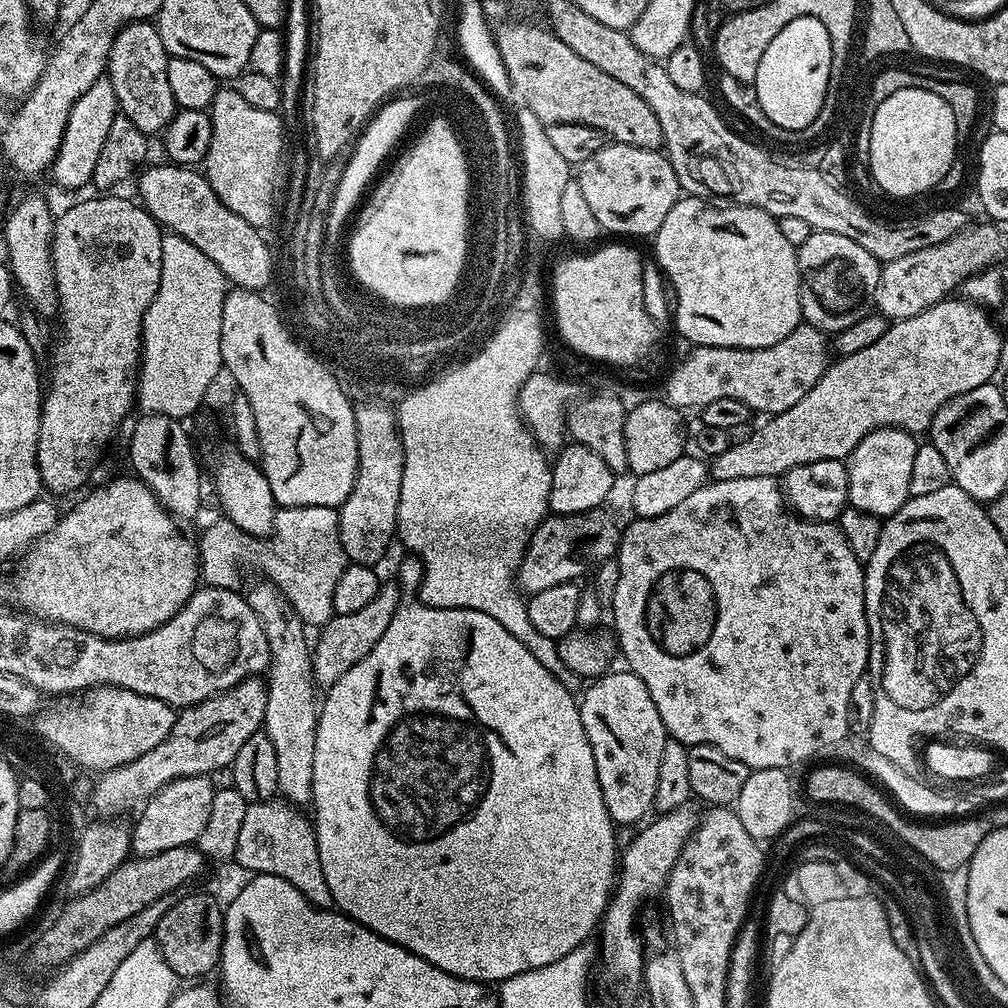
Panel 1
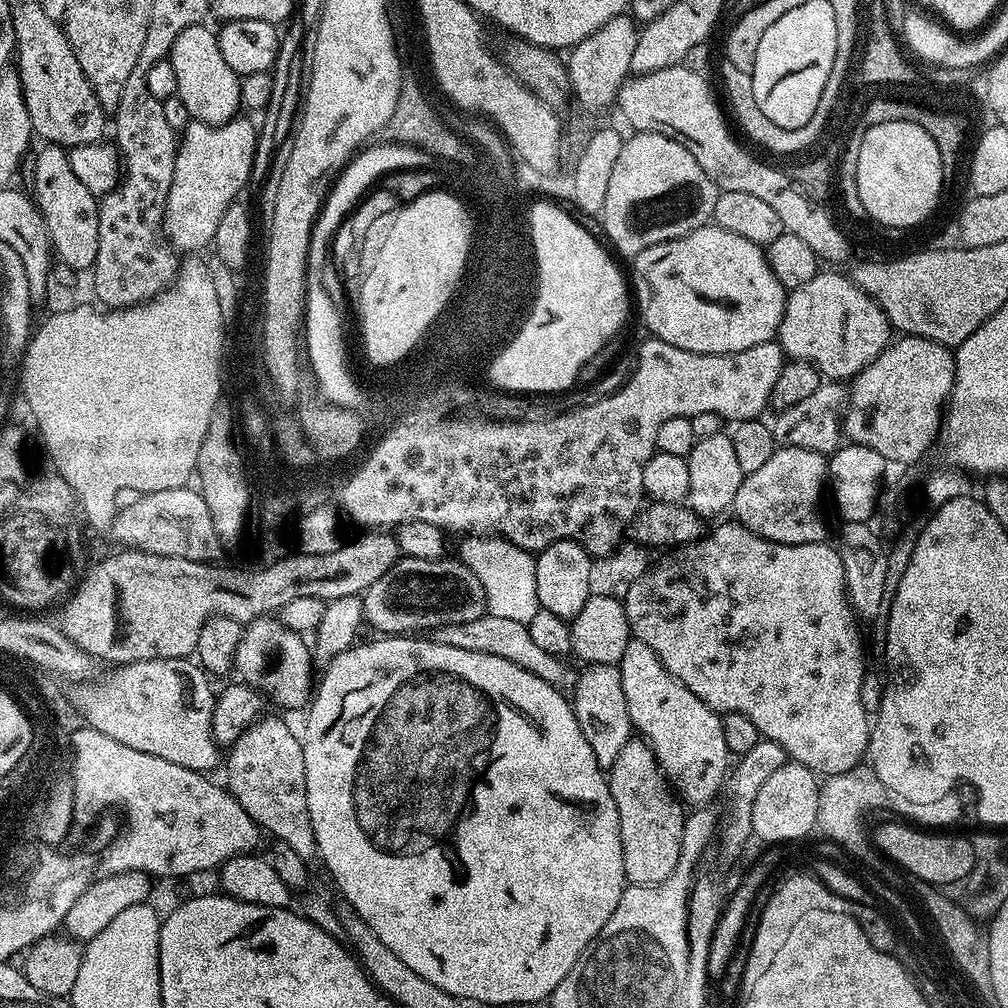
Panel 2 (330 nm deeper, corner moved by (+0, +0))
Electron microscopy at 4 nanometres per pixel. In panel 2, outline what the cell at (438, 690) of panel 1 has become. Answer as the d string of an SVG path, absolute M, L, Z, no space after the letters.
M384 634L380 640L372 640L369 644L357 642L343 652L340 657L333 660L331 665L323 669L324 677L319 677L314 688L314 695L307 705L308 721L304 724L302 731L302 741L305 756L306 772L306 802L309 806L309 820L313 826L313 836L317 840L317 850L319 859L323 867L328 867L328 872L332 875L334 883L340 887L340 892L345 896L347 907L355 908L356 913L378 934L414 974L419 974L426 978L426 982L434 982L438 990L456 997L461 1002L473 1000L476 1004L500 1004L507 1006L510 1002L530 1002L532 1005L539 1005L539 1000L547 1001L551 997L552 991L574 970L574 962L590 946L590 942L610 922L610 914L618 906L618 898L622 898L626 887L626 877L624 874L624 863L622 862L622 838L620 837L620 827L618 826L618 806L614 806L614 794L610 794L610 786L605 769L598 766L598 758L594 758L594 750L590 750L590 742L586 742L586 734L582 734L582 726L578 726L578 718L574 714L569 697L563 691L550 682L542 682L538 674L530 674L530 670L522 670L514 662L506 662L506 658L494 658L494 654L478 654L474 650L458 650L458 646L442 646L436 643L435 639L412 640L408 634Z

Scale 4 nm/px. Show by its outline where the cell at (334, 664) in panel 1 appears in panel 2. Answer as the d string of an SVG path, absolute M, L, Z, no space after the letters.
M405 555L397 560L396 565L378 582L374 582L362 593L364 602L364 619L367 627L377 628L380 634L412 634L415 628L429 628L435 630L447 624L458 622L474 622L474 618L488 612L488 603L482 582L459 559L443 558L427 560Z

